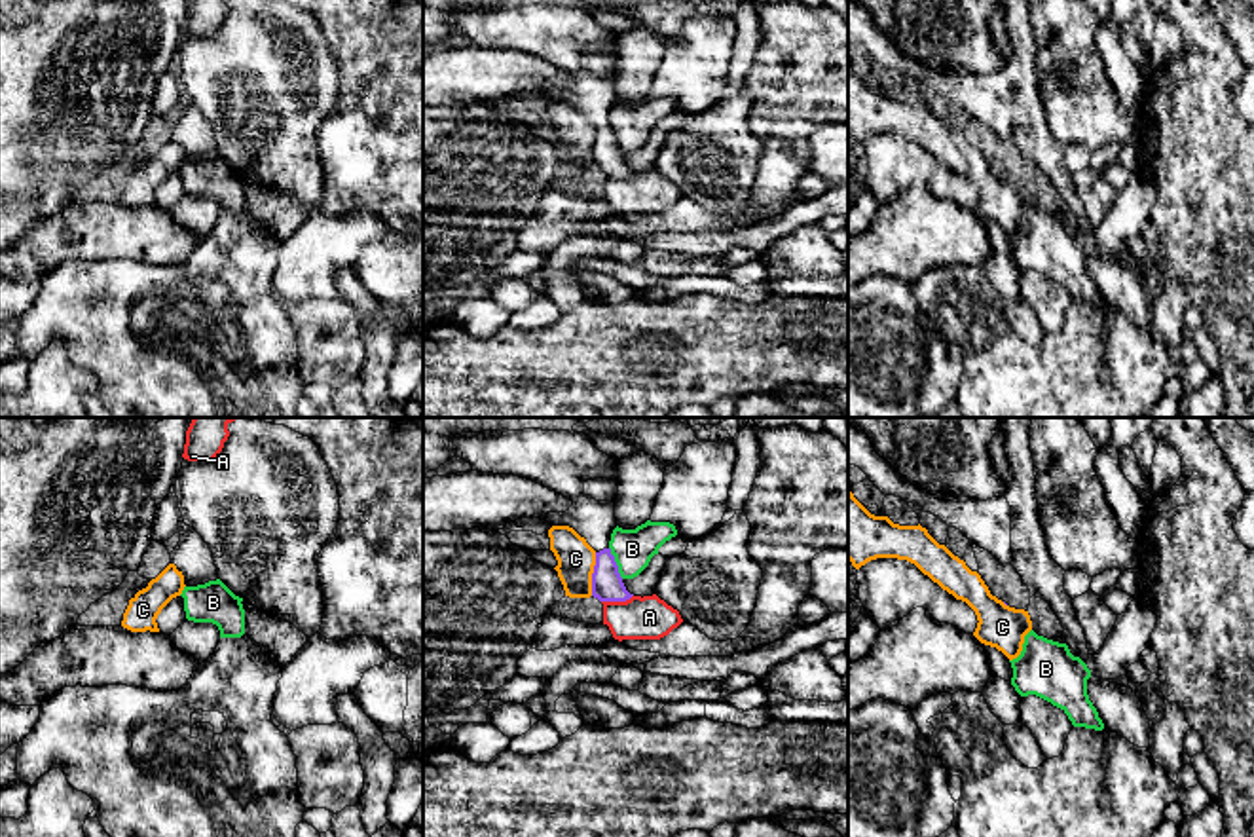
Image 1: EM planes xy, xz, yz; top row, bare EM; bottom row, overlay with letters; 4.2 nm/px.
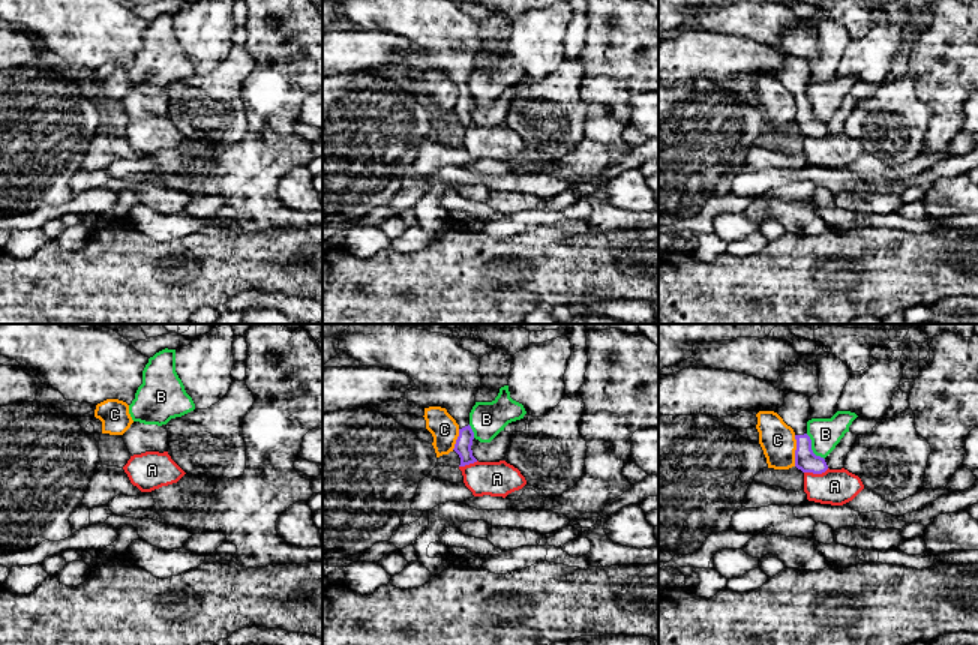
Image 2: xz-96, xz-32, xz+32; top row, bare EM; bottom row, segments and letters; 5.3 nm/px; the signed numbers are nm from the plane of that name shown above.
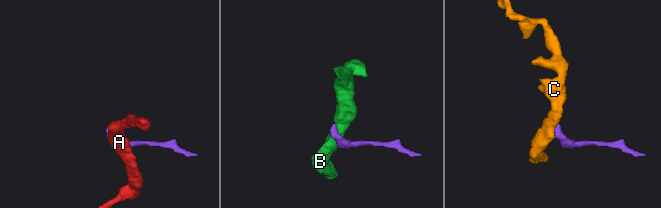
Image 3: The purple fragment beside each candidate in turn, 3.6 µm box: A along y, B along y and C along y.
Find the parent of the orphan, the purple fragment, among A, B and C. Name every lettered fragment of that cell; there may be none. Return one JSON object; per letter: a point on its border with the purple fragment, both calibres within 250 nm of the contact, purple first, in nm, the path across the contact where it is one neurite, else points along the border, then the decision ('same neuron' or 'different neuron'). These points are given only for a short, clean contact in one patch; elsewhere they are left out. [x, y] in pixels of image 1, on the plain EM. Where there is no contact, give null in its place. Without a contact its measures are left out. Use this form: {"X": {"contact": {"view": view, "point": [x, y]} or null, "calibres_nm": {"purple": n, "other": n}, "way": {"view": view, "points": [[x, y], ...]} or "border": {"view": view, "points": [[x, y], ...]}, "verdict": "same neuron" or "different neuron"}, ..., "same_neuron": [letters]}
{"A": {"contact": {"view": "xz", "point": [617, 175]}, "calibres_nm": {"purple": 130, "other": 190}, "border": {"view": "xz", "points": [[632, 169], [625, 175], [602, 177]]}, "verdict": "different neuron"}, "B": {"contact": {"view": "xz", "point": [615, 137]}, "calibres_nm": {"purple": 130, "other": 170}, "verdict": "different neuron"}, "C": {"contact": {"view": "xz", "point": [592, 148]}, "calibres_nm": {"purple": 130, "other": 160}, "border": {"view": "xz", "points": [[596, 128], [590, 169]]}, "verdict": "different neuron"}, "same_neuron": []}

